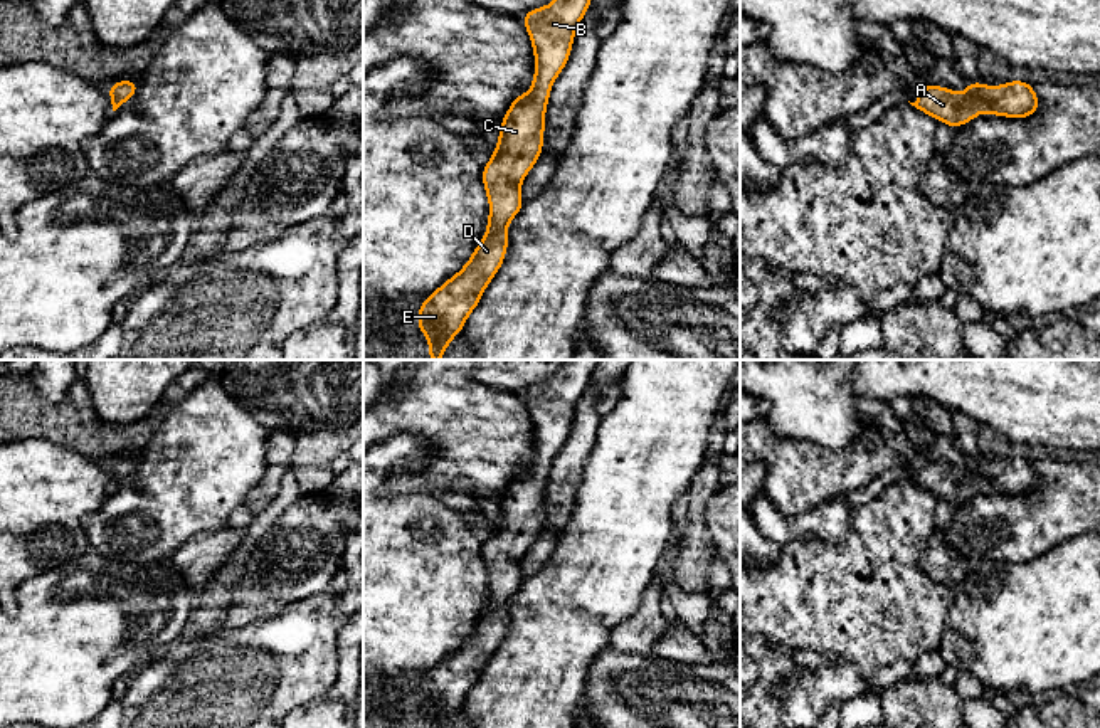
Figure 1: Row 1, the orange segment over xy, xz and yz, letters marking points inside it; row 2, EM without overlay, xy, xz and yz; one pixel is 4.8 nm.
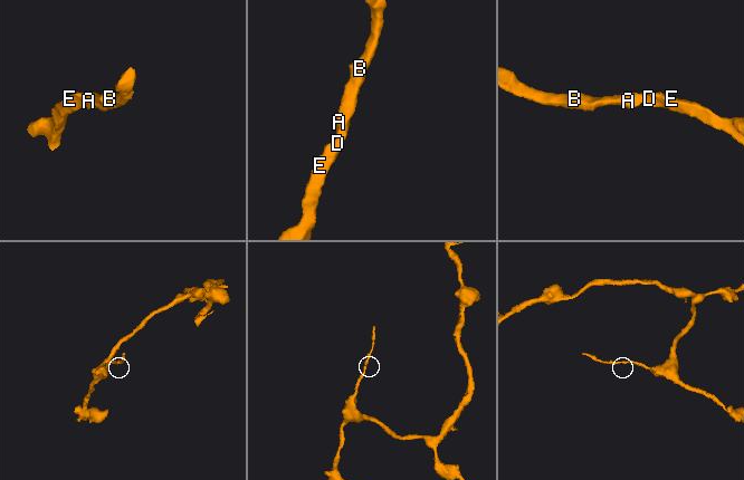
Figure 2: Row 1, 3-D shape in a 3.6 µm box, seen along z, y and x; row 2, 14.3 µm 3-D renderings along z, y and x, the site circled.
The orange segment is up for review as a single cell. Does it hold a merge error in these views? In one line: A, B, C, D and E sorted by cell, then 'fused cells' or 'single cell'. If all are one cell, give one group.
groups A B C D E; single cell

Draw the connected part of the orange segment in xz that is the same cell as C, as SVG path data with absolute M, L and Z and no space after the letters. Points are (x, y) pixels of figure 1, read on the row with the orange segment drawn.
M553 0L521 18L535 54L531 89L513 99L500 124L491 160L483 166L489 200L484 239L471 259L419 306L417 328L429 338L427 353L441 360L451 340L461 333L486 286L501 267L508 247L508 224L521 210L521 182L543 150L545 111L552 84L563 71L579 22L590 0Z

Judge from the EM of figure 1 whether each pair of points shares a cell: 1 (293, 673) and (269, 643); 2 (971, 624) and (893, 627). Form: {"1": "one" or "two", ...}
{"1": "one", "2": "two"}

